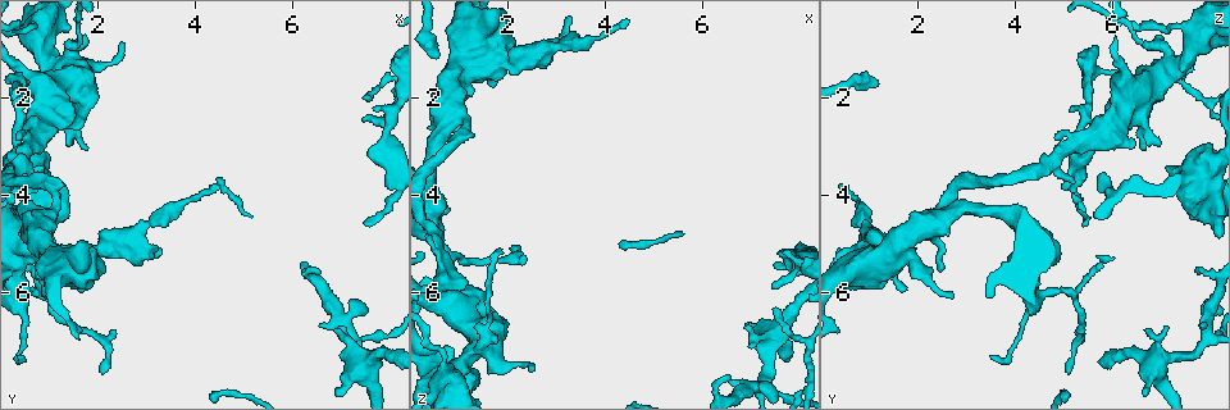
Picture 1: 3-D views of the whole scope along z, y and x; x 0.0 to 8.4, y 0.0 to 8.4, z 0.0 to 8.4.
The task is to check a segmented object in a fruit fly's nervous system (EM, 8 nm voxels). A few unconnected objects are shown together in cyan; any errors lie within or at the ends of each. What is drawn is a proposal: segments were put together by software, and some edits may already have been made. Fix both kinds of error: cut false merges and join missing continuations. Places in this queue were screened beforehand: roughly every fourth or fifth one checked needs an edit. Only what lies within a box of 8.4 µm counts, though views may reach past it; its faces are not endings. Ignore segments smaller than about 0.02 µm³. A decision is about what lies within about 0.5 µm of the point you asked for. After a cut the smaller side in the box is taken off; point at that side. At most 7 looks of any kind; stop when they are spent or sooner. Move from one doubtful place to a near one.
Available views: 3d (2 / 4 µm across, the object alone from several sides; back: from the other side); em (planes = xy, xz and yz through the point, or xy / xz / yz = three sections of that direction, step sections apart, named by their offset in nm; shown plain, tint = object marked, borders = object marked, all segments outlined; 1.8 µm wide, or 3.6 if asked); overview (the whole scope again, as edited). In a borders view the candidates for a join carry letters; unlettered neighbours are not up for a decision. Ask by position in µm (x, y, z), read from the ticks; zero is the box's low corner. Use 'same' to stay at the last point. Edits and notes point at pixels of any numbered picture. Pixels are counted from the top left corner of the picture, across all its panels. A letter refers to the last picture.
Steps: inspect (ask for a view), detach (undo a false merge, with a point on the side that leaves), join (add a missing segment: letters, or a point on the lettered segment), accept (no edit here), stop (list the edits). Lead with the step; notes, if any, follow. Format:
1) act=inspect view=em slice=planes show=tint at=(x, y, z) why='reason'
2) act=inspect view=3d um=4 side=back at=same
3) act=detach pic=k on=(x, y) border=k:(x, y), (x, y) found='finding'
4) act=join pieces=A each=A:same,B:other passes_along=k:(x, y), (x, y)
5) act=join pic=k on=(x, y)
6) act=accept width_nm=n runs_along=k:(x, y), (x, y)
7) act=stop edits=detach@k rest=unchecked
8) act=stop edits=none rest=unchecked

act=inspect view=3d um=2 at=(6.50, 5.60, 7.70) why='free end'

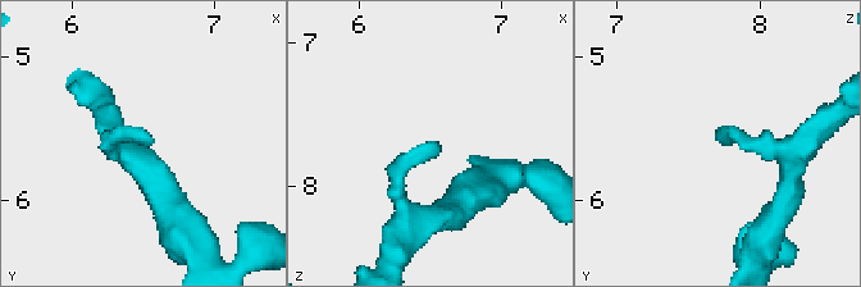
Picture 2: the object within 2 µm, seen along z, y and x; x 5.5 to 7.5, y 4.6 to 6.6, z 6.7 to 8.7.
act=inspect view=em slice=xy step=8 show=tint at=(6.56, 5.58, 7.70) why='shape alone is not enough'

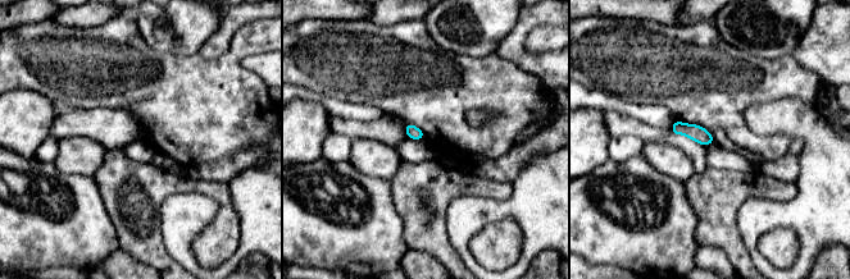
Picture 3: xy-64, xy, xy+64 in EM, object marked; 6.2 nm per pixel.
act=inspect view=em slice=xz step=8 show=borders at=same why='cut it another way'

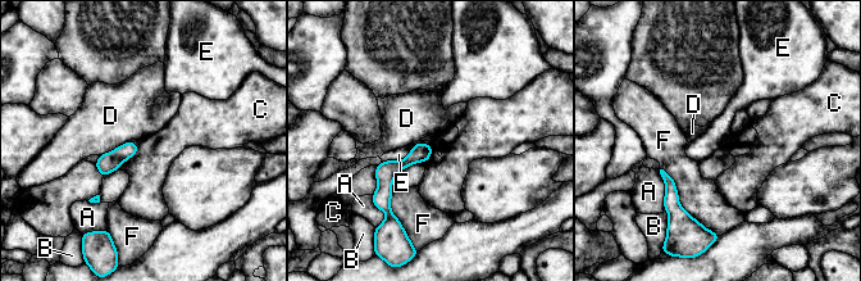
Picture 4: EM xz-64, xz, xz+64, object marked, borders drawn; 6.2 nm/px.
act=accept width_nm=100 each=A:other,B:other,C:other,D:other,E:other,F:other runs_along=4:(428, 149), (385, 178), (382, 203) found='none of them fits'

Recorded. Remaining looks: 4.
act=inspect view=3d um=4 side=back at=(0.80, 4.45, 2.35) why='side arm on a straight run'

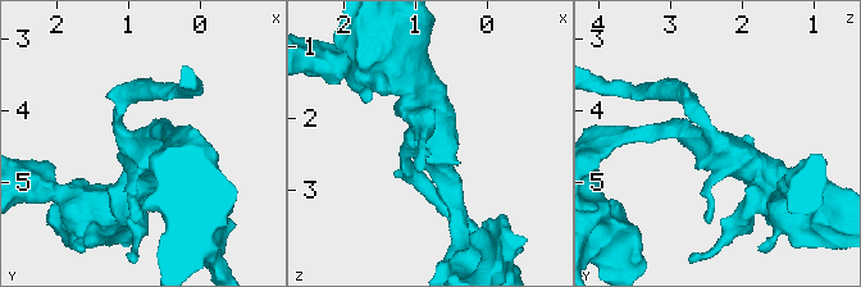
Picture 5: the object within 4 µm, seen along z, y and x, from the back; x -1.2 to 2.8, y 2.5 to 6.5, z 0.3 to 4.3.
act=inspect view=em um=3.6 slice=planes show=tint at=(0.85, 4.50, 2.30) why='now the EM'

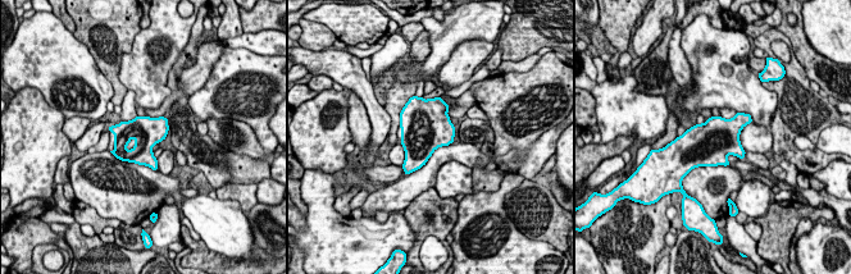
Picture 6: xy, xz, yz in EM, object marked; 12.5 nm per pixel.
act=inspect view=em um=3.6 slice=planes show=borders at=same why='what lies round it'

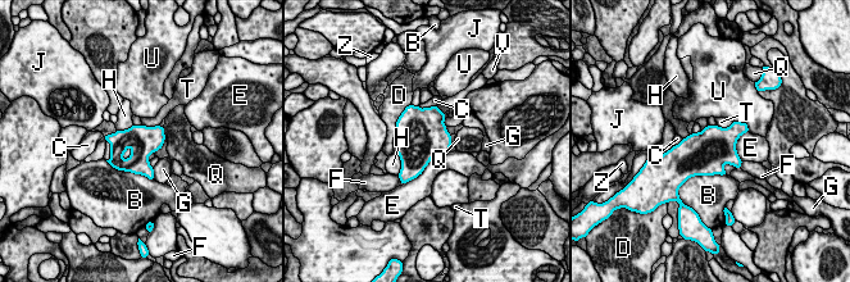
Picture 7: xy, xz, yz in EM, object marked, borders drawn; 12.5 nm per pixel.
act=accept each=B:other,C:other,D:other,E:other,F:other,G:other,H:other,J:other,Q:other,T:other,U:other,V:other,Z:other border=7:(141, 124), (159, 126) found='all the same cell'

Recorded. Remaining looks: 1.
act=inspect view=em slice=yz step=4 show=borders at=(1.00, 2.15, 6.30) why='four or more arms meet'

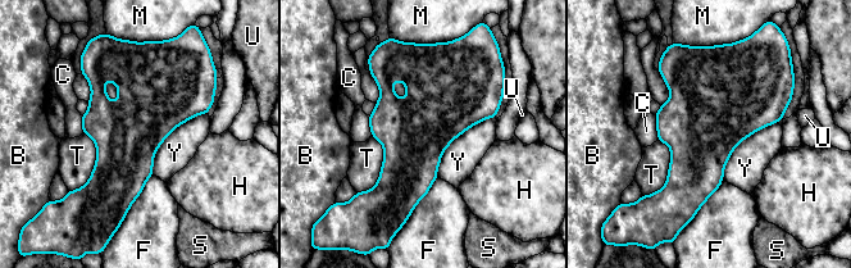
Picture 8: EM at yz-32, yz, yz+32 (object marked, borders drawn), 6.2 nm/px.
act=accept each=B:other,C:other,F:other,H:other,M:other,S:other,T:other,U:other,Y:other border=8:(782, 119), (745, 137), (722, 180) found='all the same cell'

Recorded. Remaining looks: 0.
act=stop edits=none rest=unchecked

